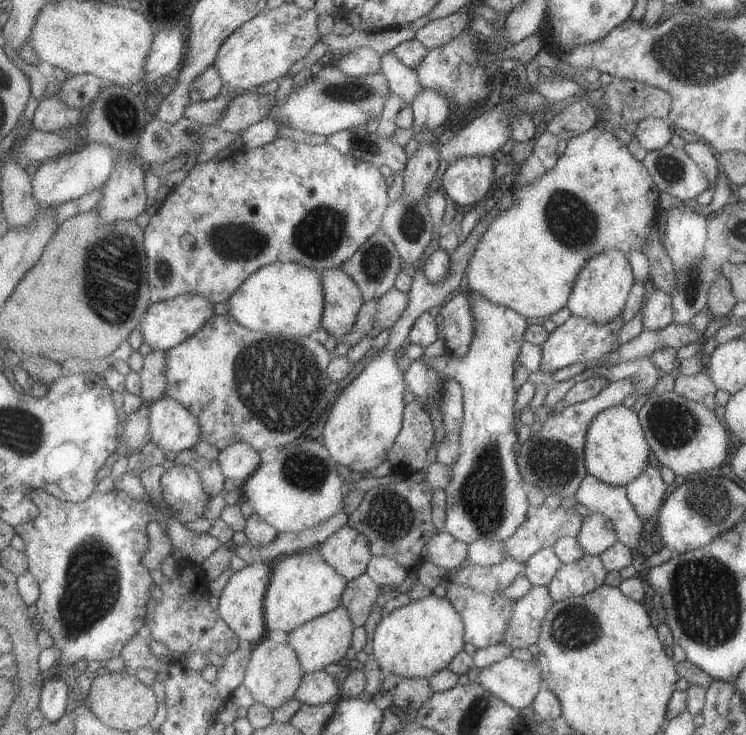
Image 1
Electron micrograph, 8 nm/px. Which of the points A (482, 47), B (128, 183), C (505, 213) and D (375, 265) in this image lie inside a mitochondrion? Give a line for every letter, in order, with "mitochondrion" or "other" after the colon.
A: other
B: other
C: other
D: mitochondrion

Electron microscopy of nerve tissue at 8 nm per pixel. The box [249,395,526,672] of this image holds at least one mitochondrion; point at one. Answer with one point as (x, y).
(483, 492)

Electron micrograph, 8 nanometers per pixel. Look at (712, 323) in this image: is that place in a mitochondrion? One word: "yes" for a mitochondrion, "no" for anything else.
no

